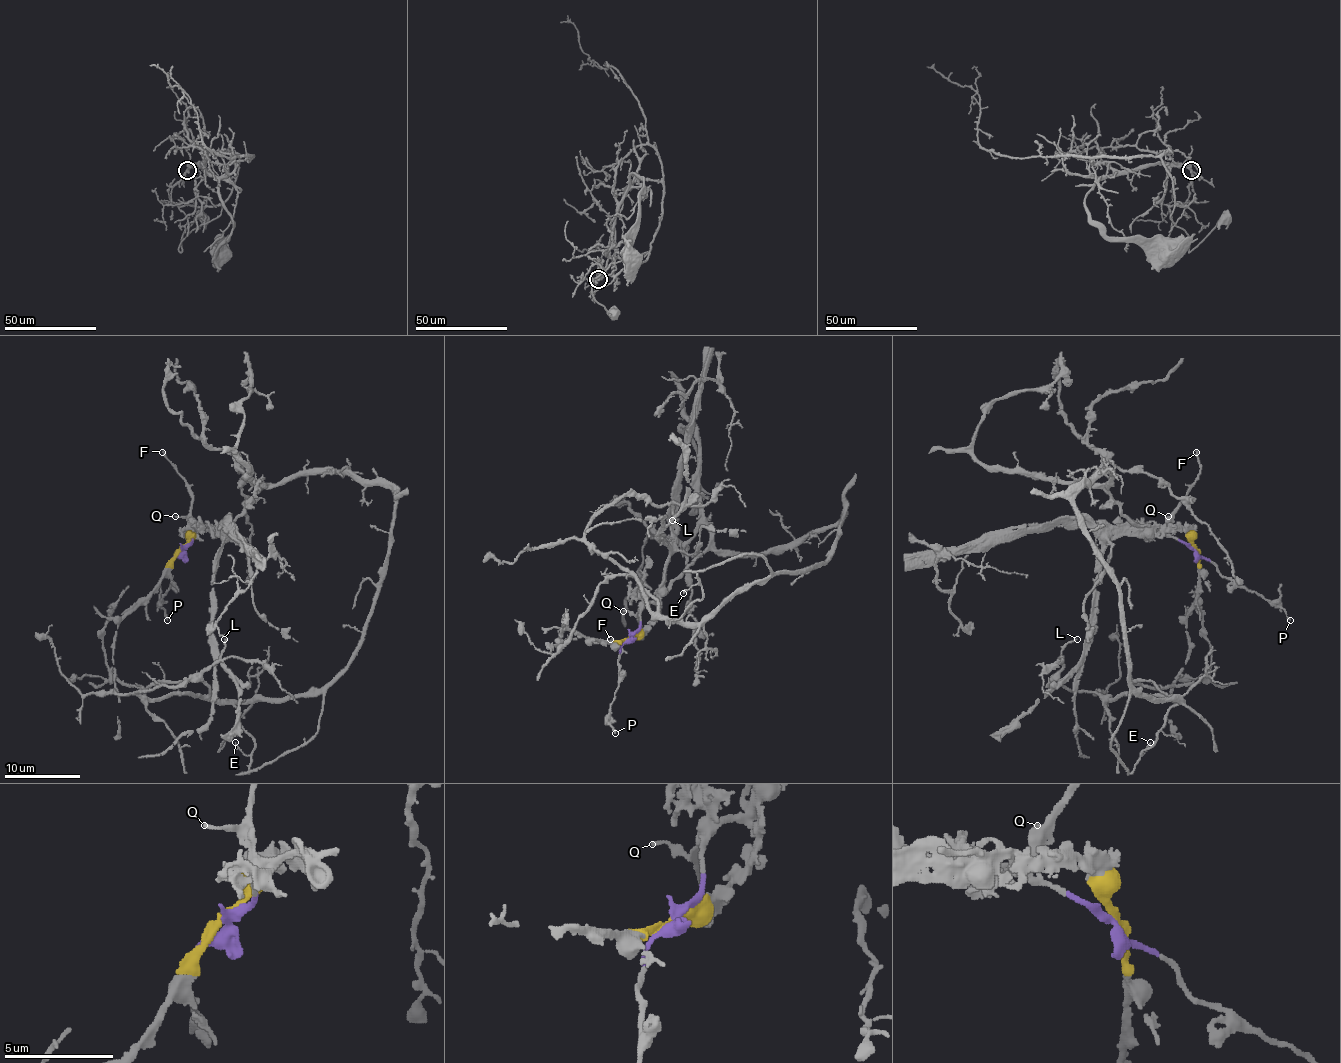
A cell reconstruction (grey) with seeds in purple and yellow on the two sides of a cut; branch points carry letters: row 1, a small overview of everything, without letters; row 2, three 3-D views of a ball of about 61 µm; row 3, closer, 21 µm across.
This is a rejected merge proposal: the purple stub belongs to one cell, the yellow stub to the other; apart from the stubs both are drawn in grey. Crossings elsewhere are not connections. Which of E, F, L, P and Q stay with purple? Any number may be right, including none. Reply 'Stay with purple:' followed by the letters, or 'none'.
Stay with purple: E, F, L, P, Q

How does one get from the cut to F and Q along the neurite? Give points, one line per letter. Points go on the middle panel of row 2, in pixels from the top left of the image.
F: (629, 637), (638, 628), (640, 611), (640, 629), (627, 643), (610, 639)
Q: (629, 637), (640, 624), (640, 612), (634, 614), (623, 611)

